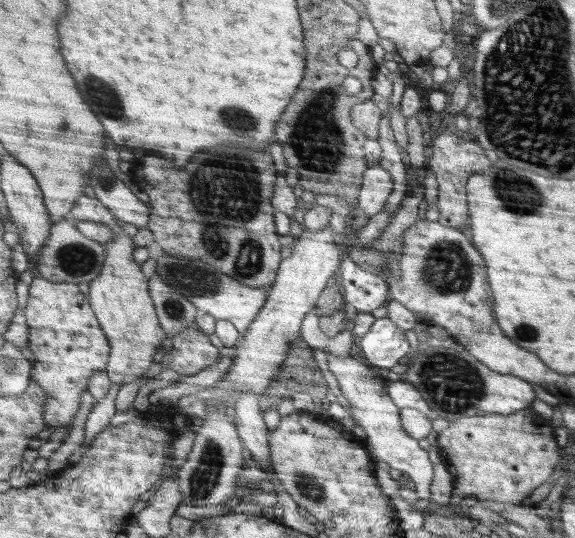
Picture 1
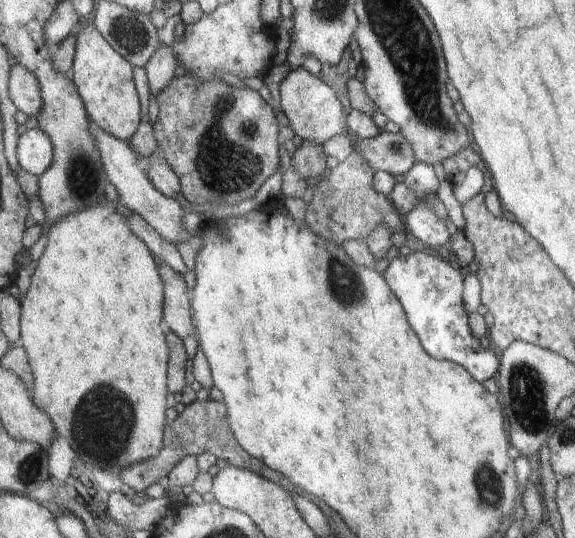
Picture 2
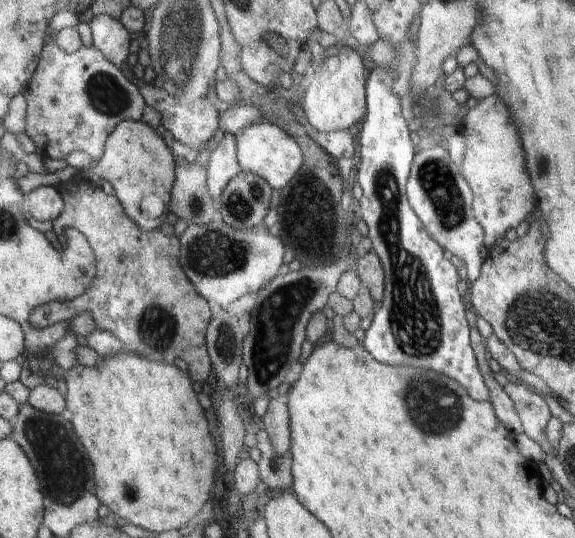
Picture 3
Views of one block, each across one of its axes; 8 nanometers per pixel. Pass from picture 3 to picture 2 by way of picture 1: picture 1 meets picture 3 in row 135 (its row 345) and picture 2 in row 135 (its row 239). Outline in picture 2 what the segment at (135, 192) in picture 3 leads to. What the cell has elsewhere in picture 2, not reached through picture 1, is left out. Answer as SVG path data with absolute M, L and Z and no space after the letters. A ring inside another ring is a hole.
M91 19L80 22L80 29L75 38L70 80L85 104L89 120L107 134L128 142L132 134L136 134L137 129L141 127L140 104L138 104L138 94L132 82L130 64L110 47L92 24Z

